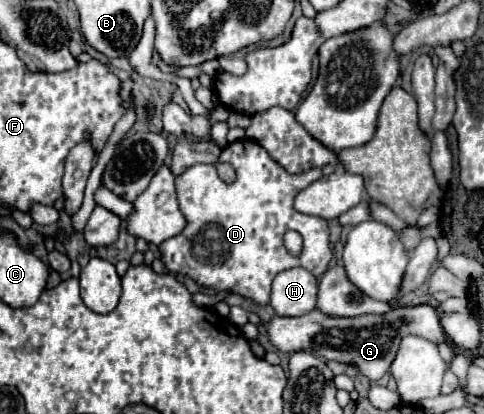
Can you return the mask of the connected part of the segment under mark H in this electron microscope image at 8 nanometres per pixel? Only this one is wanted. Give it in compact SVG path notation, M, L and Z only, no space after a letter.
M285 269L273 279L271 307L283 317L301 317L315 309L317 277L307 269Z

